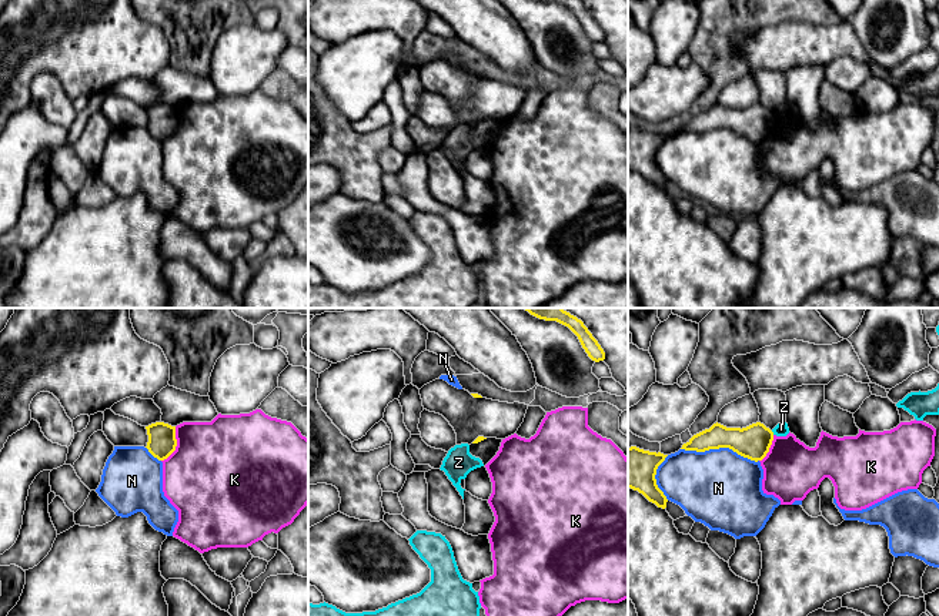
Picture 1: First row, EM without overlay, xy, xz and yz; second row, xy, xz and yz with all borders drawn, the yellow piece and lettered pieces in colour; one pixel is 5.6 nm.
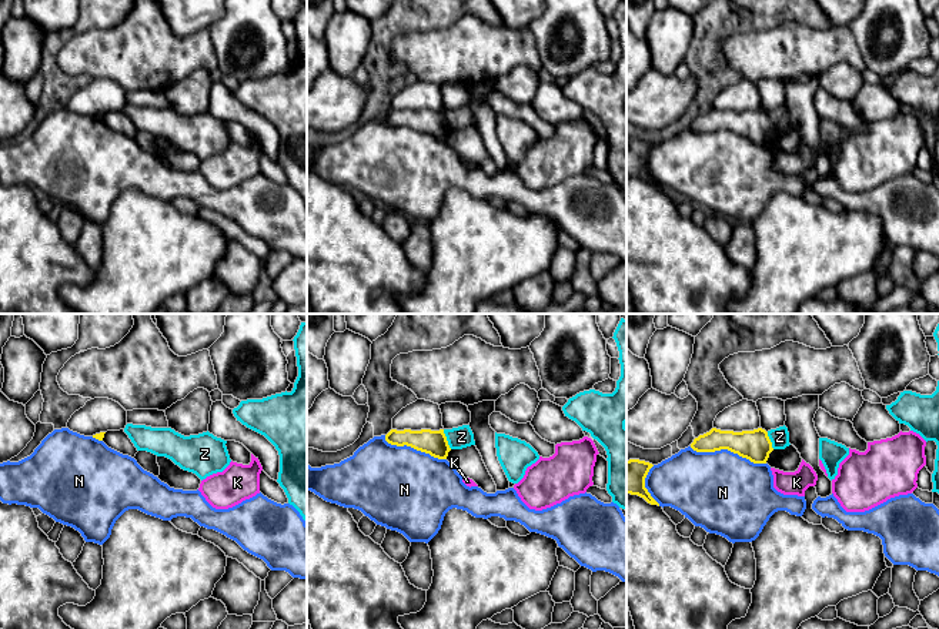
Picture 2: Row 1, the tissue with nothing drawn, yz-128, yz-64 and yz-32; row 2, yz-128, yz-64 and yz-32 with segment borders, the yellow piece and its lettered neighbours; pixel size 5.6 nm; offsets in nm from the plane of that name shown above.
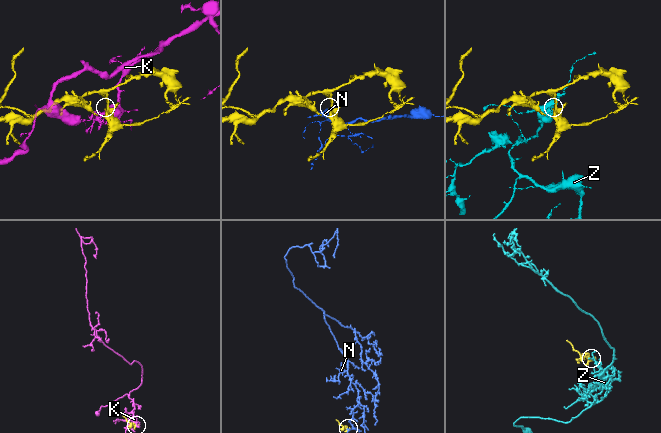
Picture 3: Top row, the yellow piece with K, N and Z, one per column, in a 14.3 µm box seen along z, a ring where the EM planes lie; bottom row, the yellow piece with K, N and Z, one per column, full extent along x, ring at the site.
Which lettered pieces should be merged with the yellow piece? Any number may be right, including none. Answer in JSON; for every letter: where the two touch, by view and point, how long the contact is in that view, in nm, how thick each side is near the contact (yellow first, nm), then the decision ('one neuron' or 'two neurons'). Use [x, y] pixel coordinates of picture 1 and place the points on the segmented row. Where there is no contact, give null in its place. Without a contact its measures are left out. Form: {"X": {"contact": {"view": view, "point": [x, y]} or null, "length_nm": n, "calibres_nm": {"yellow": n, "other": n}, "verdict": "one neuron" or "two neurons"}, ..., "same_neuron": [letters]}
{"K": {"contact": {"view": "xy", "point": [176, 445]}, "length_nm": 220, "calibres_nm": {"yellow": 160, "other": 480}, "verdict": "two neurons"}, "N": {"contact": {"view": "yz", "point": [719, 447]}, "length_nm": 440, "calibres_nm": {"yellow": 190, "other": 440}, "verdict": "two neurons"}, "Z": {"contact": {"view": "yz", "point": [772, 432]}, "length_nm": 30, "calibres_nm": {"yellow": 190, "other": 80}, "verdict": "two neurons"}, "same_neuron": []}

